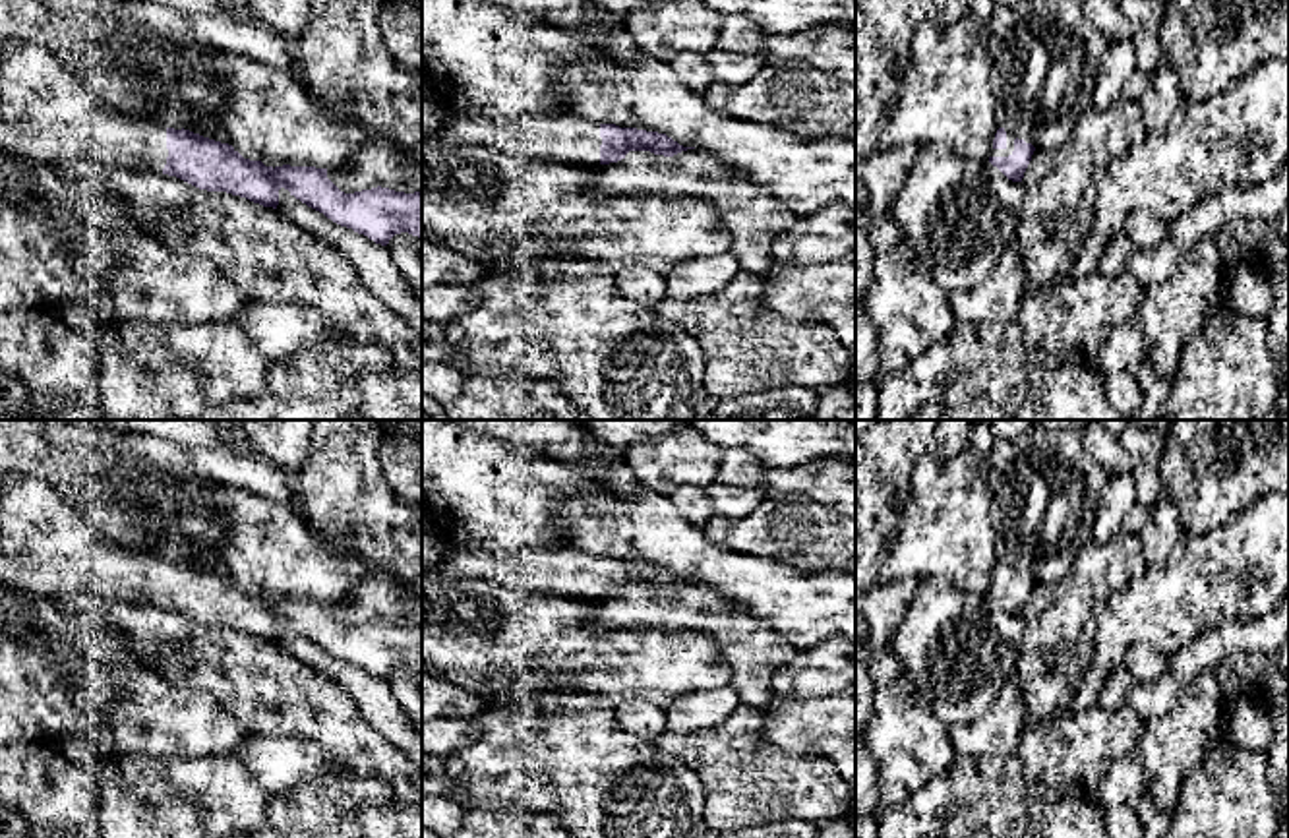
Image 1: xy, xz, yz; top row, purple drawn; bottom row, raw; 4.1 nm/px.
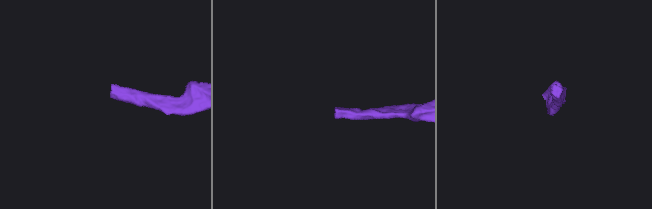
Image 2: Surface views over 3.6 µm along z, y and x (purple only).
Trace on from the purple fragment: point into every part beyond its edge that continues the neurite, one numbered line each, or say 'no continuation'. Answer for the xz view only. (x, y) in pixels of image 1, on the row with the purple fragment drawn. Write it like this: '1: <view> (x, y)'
1: xz (568, 138)

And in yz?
1: yz (1011, 136)

